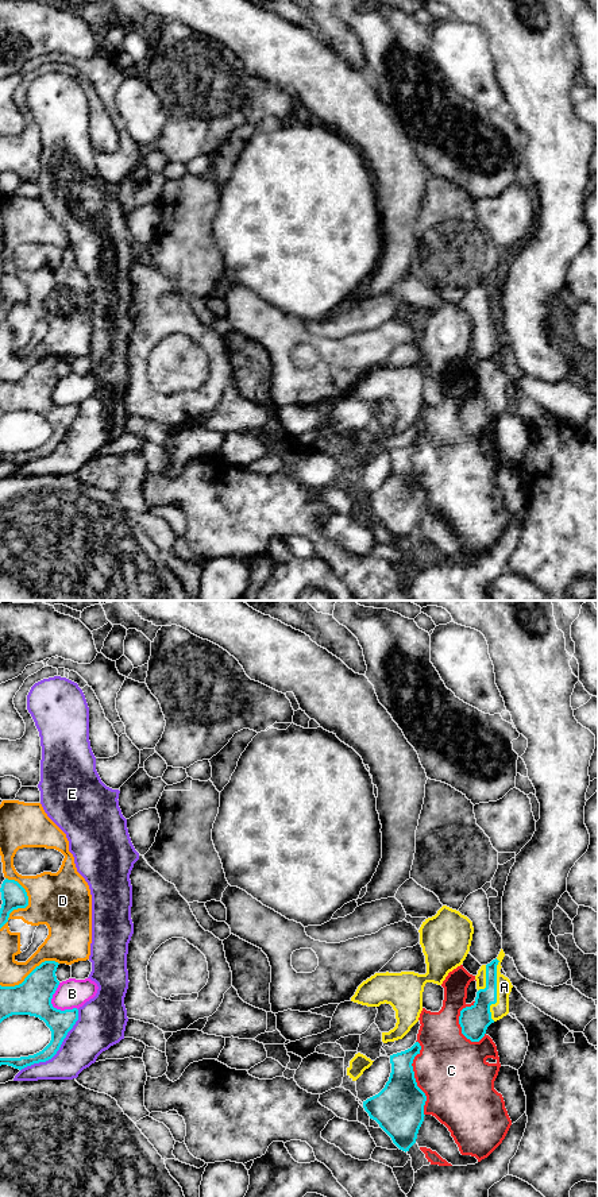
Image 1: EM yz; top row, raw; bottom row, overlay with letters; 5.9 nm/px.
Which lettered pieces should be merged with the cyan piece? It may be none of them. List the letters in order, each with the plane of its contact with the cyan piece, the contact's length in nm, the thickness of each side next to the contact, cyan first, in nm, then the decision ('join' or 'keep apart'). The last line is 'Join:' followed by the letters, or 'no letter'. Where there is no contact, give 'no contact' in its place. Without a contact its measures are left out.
A: yz | 380 nm | 180/100 nm | join
B: yz | 200 nm | 220/180 nm | keep apart
C: yz | 460 nm | 300/420 nm | keep apart
D: yz | 320 nm | 150/340 nm | keep apart
E: yz | 500 nm | 140/260 nm | keep apart
Join: A

